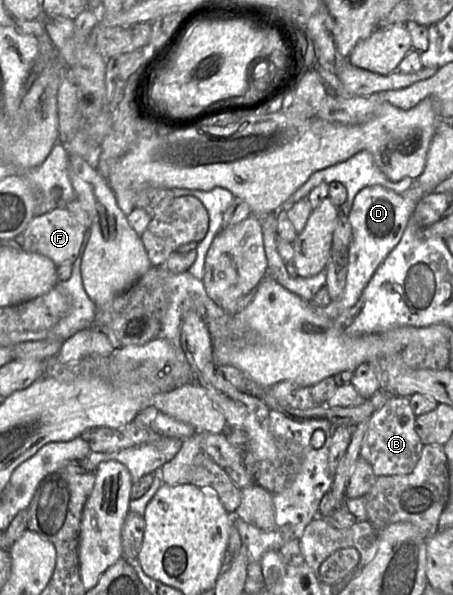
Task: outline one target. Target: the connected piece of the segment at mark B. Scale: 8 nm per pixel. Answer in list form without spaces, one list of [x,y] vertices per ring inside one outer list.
[[[392,395],[367,421],[368,427],[362,441],[360,457],[373,469],[375,476],[410,474],[417,465],[423,444],[415,430],[416,416],[408,397]]]

